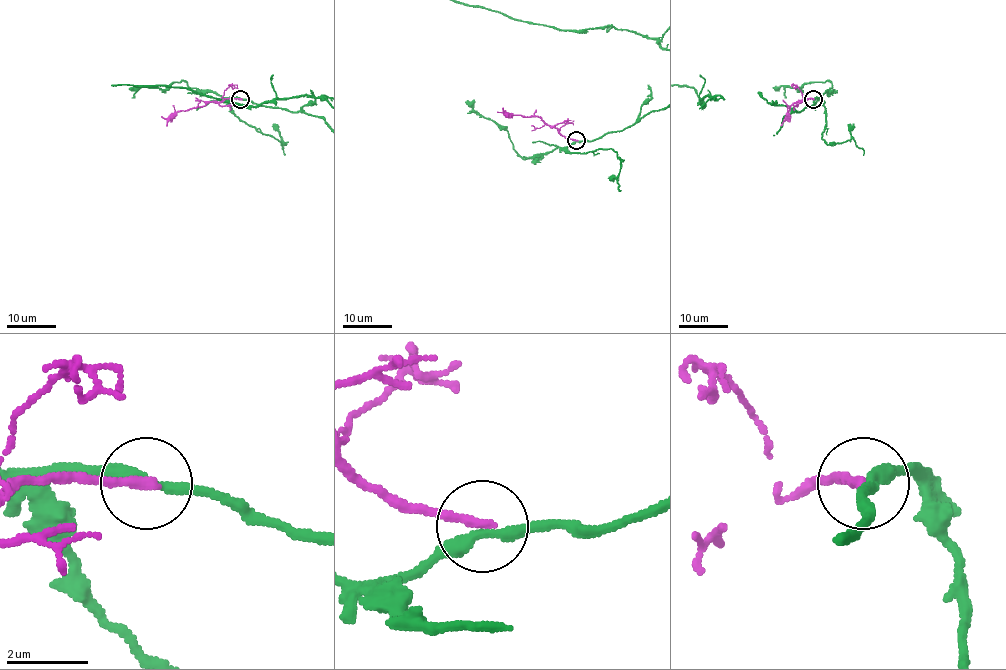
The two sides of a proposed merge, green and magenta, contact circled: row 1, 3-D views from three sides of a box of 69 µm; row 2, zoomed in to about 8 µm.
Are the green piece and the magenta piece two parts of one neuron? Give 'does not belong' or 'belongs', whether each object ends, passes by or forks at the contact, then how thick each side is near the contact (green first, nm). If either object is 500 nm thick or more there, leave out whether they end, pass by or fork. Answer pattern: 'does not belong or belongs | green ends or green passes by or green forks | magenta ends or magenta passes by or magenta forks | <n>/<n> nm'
does not belong | green passes by | magenta ends | 280/240 nm

